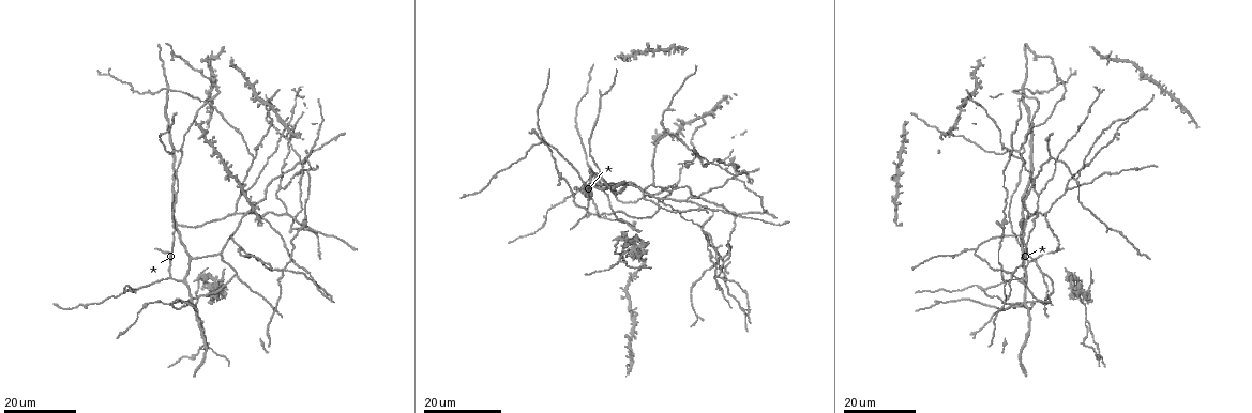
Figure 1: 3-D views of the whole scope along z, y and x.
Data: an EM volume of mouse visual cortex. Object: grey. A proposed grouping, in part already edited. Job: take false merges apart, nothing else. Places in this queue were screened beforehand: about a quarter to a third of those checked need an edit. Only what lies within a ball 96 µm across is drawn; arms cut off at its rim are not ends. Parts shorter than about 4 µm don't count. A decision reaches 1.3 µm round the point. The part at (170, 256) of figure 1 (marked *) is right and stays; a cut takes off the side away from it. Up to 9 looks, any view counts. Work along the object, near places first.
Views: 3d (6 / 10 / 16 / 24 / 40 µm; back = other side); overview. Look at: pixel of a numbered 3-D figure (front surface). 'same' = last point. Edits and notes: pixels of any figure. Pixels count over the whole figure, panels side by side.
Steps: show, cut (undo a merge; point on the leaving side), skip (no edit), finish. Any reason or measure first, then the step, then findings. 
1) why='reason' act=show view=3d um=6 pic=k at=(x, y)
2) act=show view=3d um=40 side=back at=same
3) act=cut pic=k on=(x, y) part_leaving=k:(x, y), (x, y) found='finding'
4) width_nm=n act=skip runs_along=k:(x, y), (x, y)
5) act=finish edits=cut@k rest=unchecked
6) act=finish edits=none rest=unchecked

act=show view=3d um=16 pic=1 at=(281, 188)

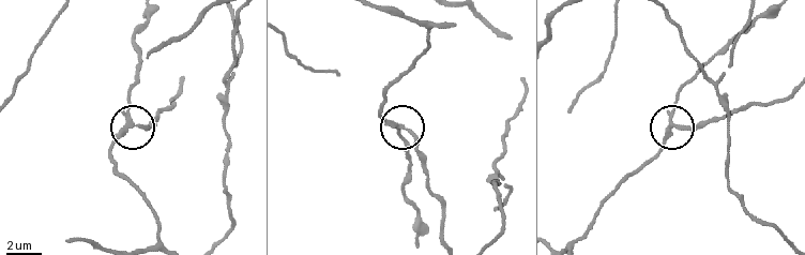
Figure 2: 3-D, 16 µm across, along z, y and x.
act=show view=3d um=10 pic=2 at=(139, 126)

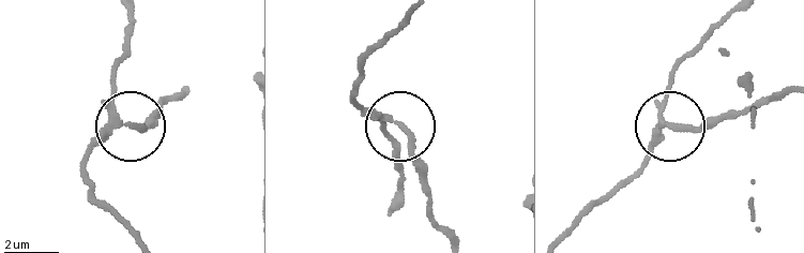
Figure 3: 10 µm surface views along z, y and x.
arms=4 act=skip runs_along=3:(141, 243), (97, 199), (86, 167), (120, 129), (160, 119) found='one neuron here'

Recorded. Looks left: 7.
why='three arms meet' act=show view=3d um=16 pic=1 at=(1087, 322)

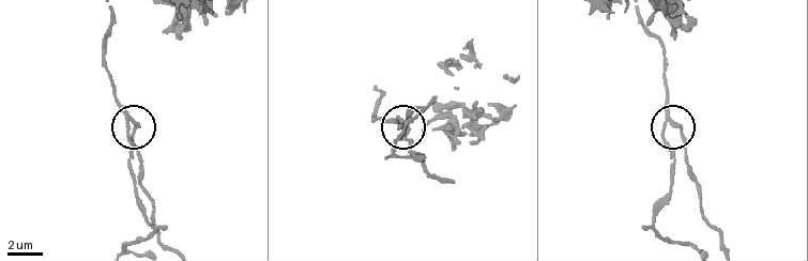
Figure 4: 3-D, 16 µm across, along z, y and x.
act=show view=3d um=10 pic=4 at=(131, 123)

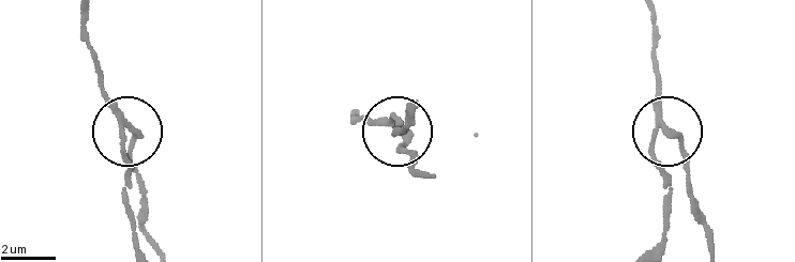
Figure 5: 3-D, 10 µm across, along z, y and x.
arms=3 act=cut pic=5 on=(396, 118) part_leaving=5:(121, 117), (135, 245) found='a second neuron is stuck on'

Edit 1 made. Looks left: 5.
act=show view=overview

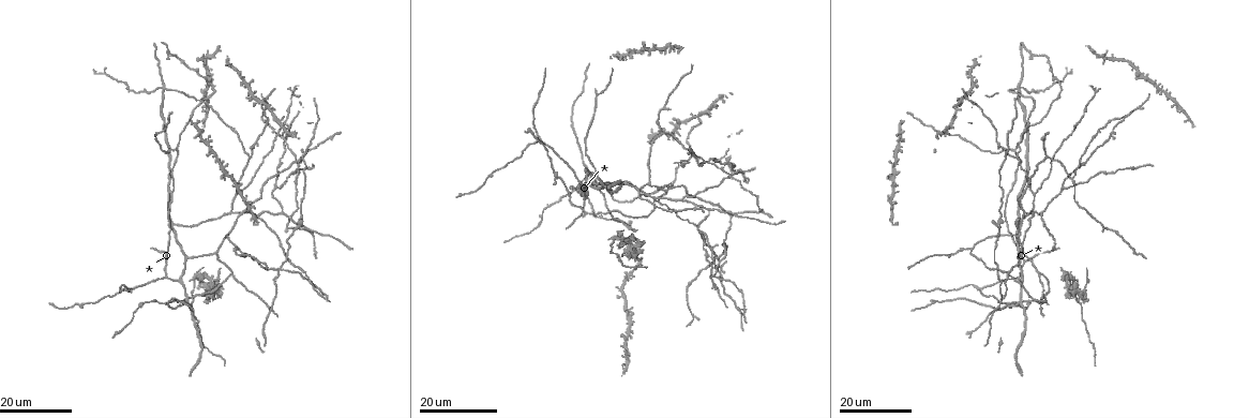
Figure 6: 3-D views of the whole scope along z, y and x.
why='three-way junction' act=show view=3d um=24 pic=6 at=(1036, 194)

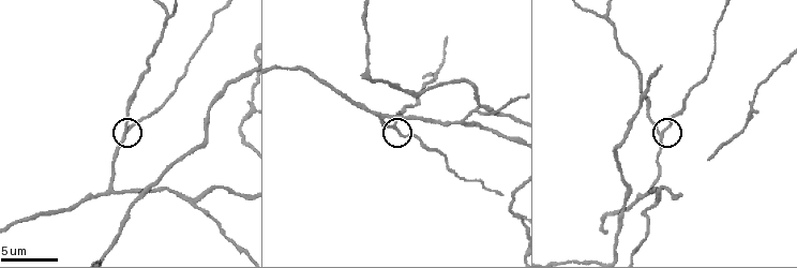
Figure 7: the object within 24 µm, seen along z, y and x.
act=show view=3d um=10 pic=7 at=(394, 128)

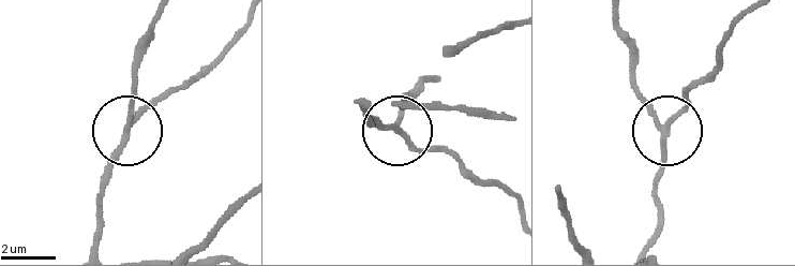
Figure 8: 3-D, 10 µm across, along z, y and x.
arms=3 act=skip runs_along=8:(91, 248), (102, 220), (102, 179), (111, 151), (190, 77) found='all the same neuron'

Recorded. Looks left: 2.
act=show view=3d um=24 pic=6 at=(194, 279)

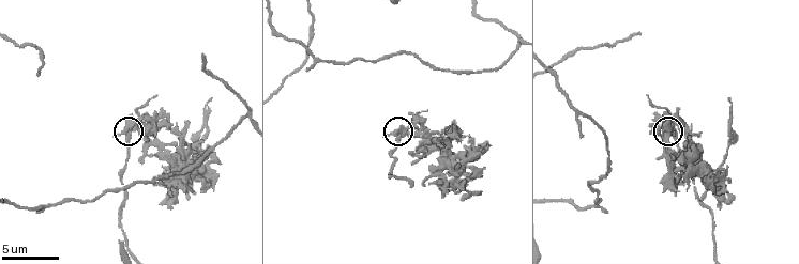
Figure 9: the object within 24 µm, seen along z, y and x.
act=show view=3d um=6 pic=9 at=(397, 138)

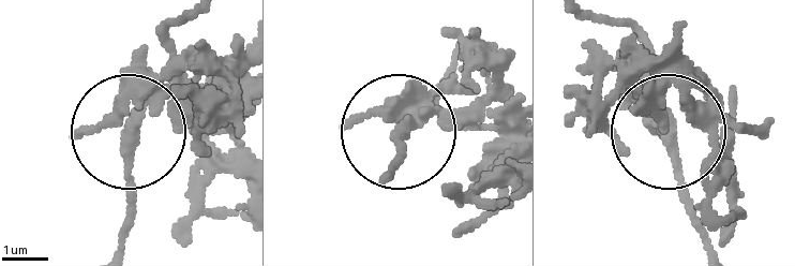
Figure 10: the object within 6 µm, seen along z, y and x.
width_nm=220 act=cut pic=10 on=(87, 132) found='two neurons meet here'

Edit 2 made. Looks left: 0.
act=finish edits=cut@5,cut@10 rest=unchecked

